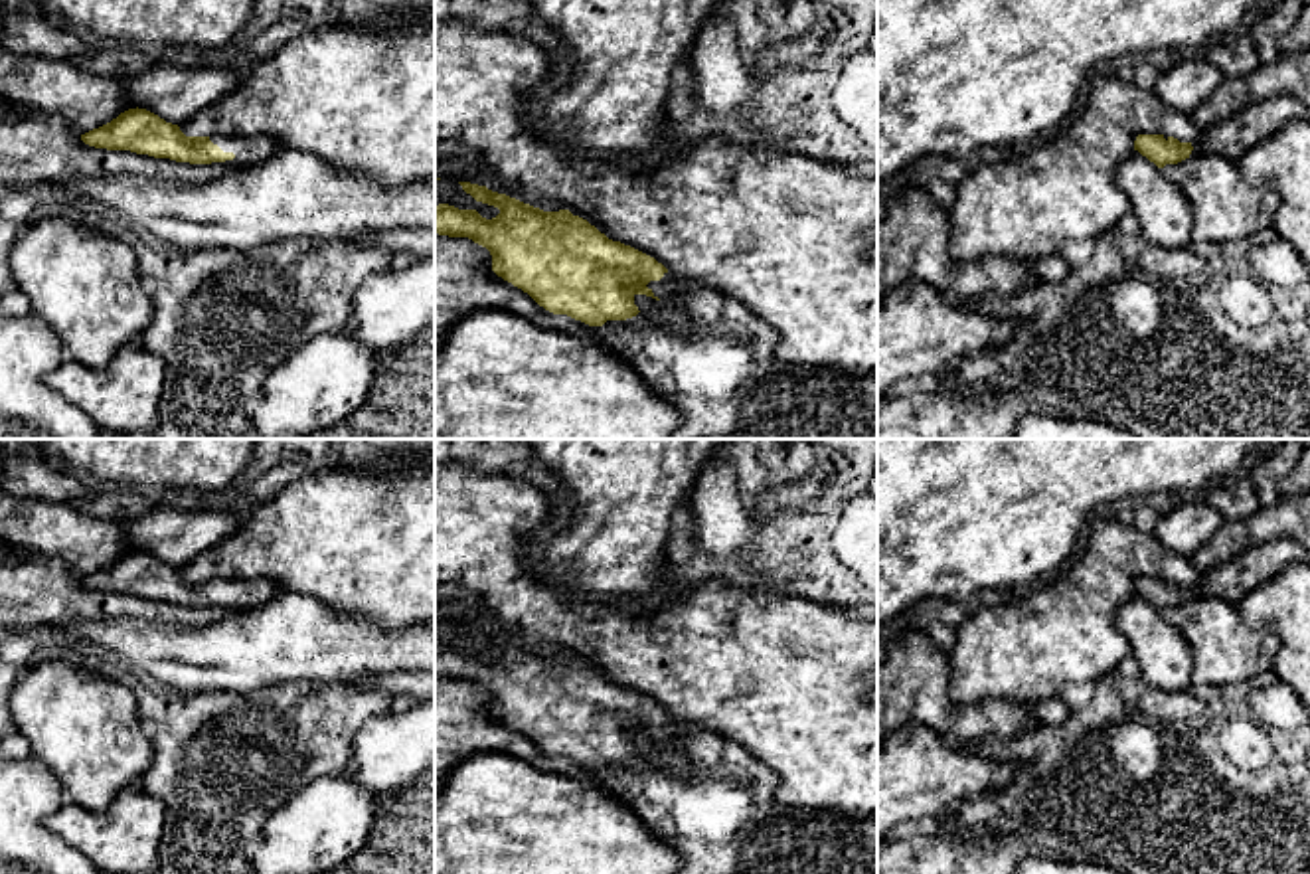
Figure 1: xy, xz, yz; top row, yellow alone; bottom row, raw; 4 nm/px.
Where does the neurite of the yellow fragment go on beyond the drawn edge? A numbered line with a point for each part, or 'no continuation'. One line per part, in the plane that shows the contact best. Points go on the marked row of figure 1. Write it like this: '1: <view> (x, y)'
1: xz (722, 376)

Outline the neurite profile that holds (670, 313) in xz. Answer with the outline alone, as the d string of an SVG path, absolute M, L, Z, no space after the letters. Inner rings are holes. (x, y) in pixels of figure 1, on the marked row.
M634 295L634 305L640 312L648 314L654 322L678 332L688 332L692 320L680 299L656 301L646 295Z

